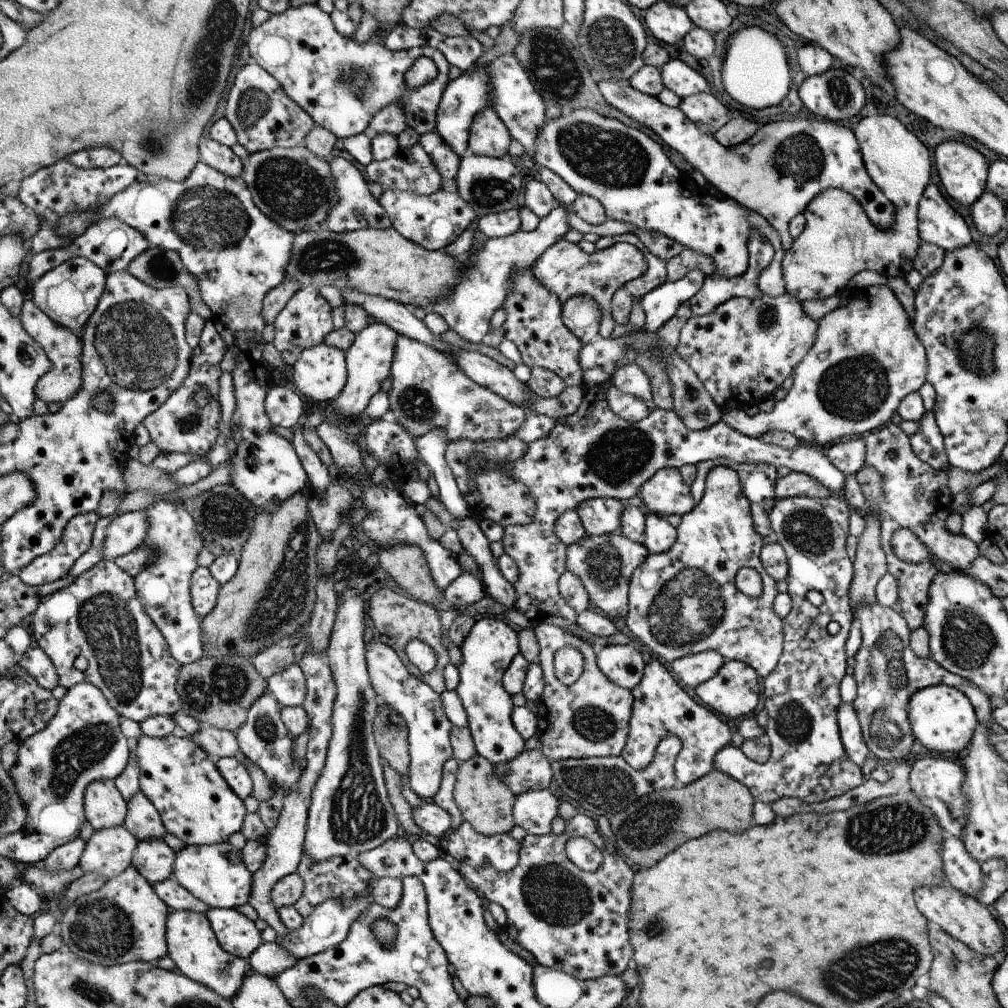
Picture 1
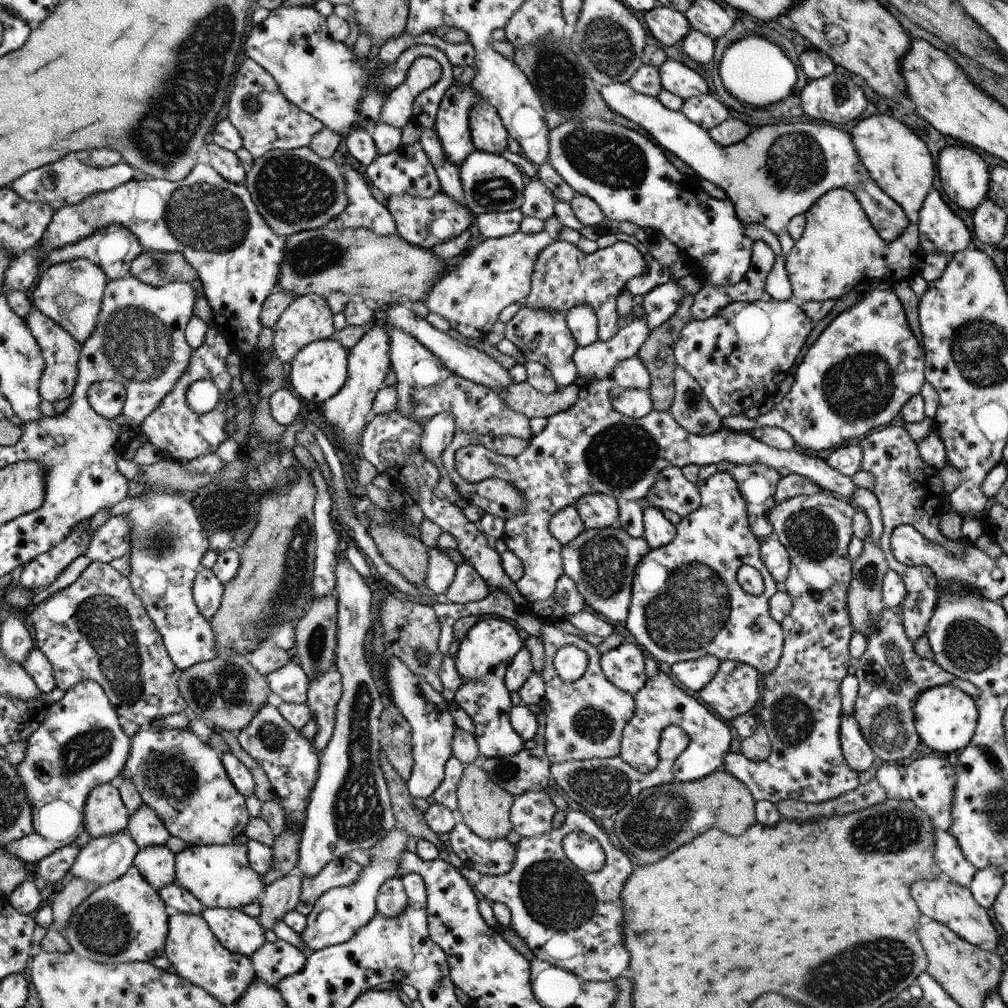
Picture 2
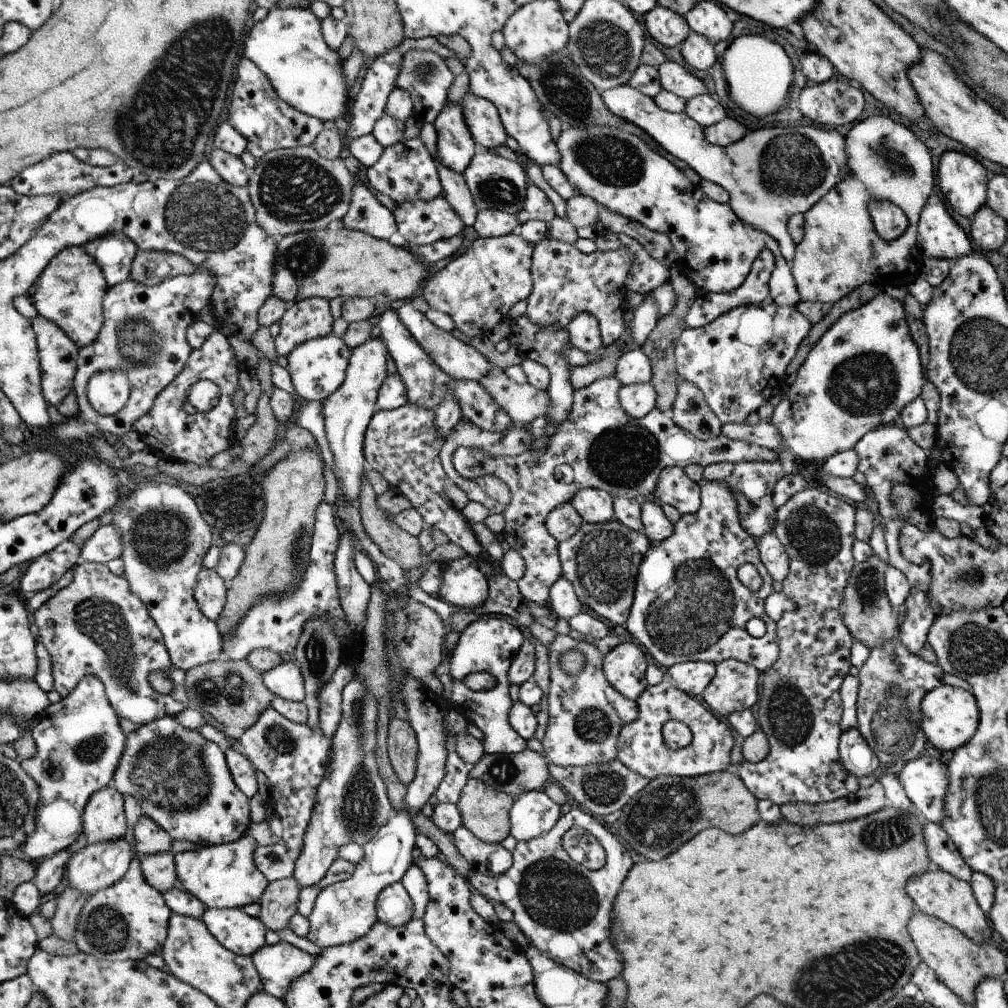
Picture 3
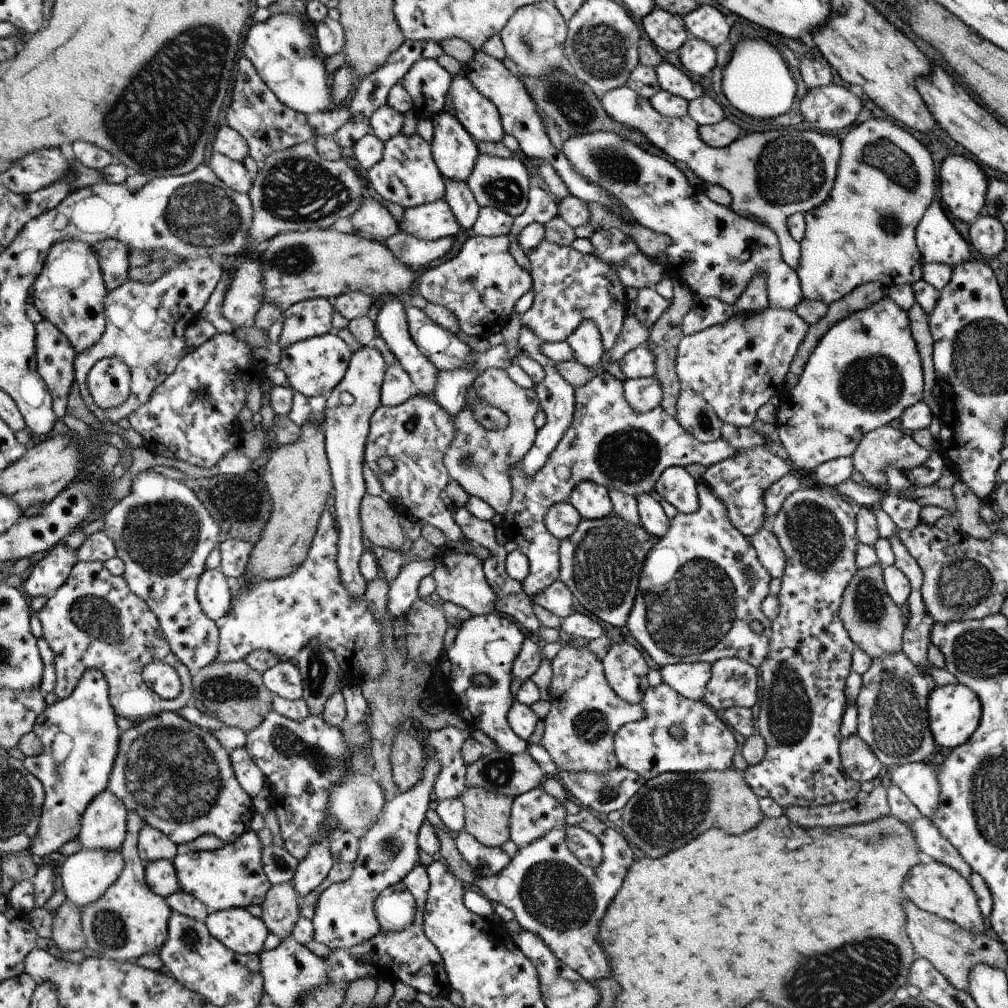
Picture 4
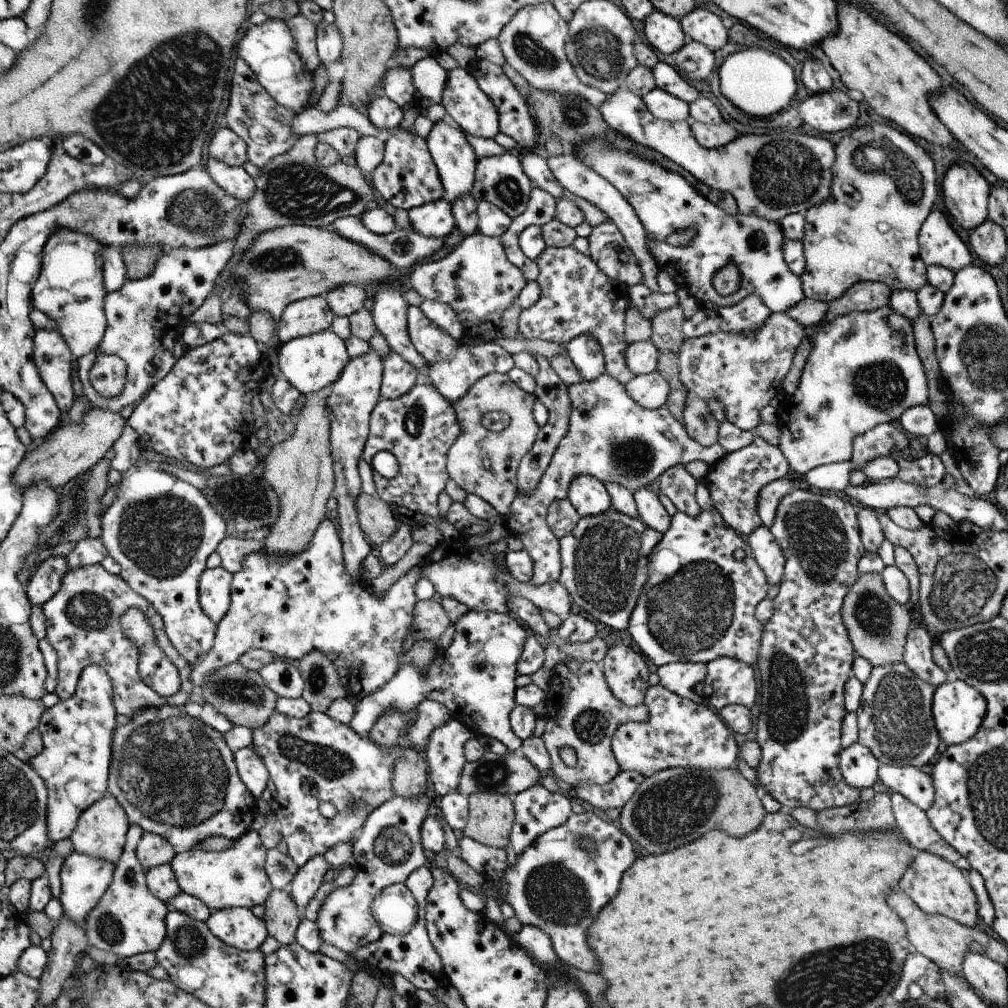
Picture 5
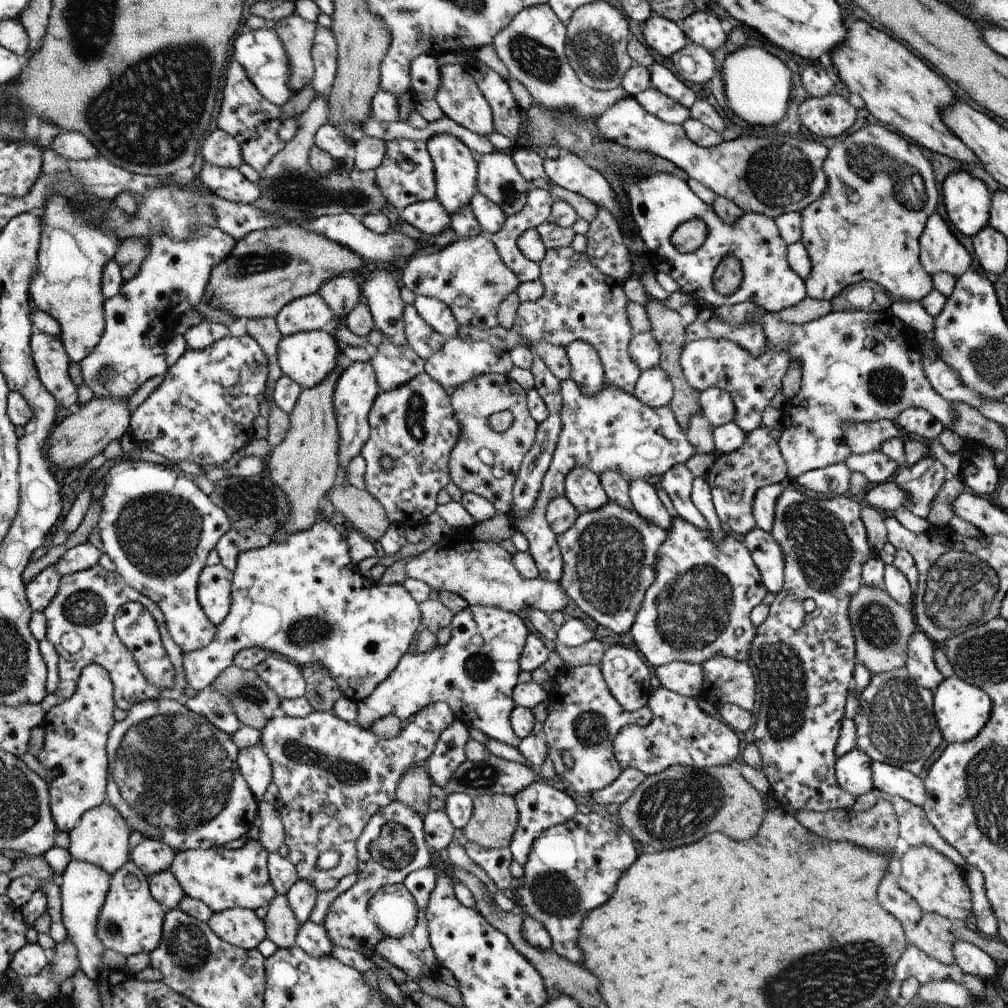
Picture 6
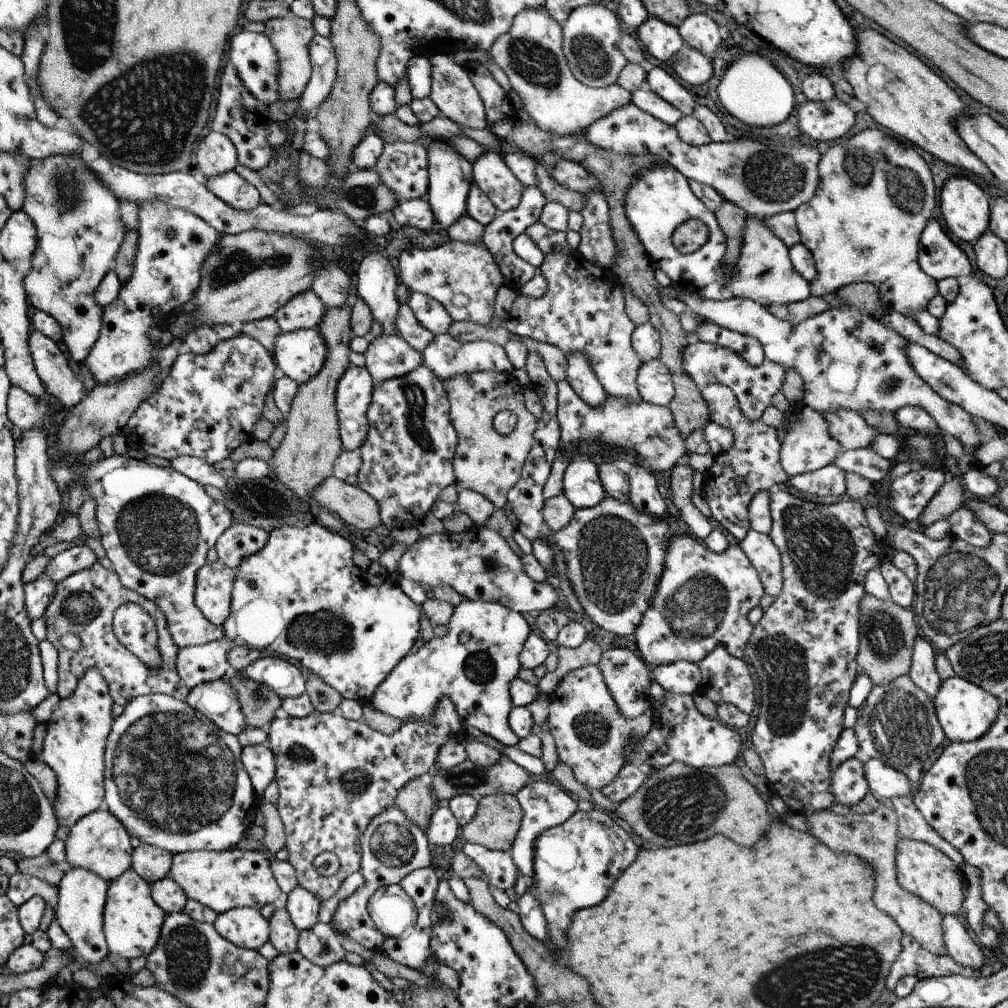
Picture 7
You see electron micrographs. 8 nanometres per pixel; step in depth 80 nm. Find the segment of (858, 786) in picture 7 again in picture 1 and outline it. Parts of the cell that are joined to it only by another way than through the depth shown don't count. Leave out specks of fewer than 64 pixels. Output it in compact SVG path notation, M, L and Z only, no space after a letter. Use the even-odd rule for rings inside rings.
M842 703L837 710L841 741L849 759L859 767L871 756L861 734L861 724L853 703Z

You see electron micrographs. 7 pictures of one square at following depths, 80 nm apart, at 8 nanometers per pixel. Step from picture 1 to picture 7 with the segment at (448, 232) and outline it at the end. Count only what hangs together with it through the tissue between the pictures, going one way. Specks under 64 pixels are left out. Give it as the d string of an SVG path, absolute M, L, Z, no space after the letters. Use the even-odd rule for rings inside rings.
M410 199L399 202L393 209L393 214L402 226L414 226L425 232L439 226L429 200Z

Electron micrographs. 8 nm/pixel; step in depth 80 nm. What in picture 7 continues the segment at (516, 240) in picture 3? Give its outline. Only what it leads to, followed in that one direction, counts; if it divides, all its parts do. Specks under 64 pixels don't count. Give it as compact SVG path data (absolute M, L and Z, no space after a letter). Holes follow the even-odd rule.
M450 241L428 250L413 248L408 252L403 249L398 258L398 268L400 280L412 293L422 293L435 298L446 307L453 321L469 321L486 327L495 316L494 300L498 288L505 285L508 279L501 273L496 258L482 242L470 244Z

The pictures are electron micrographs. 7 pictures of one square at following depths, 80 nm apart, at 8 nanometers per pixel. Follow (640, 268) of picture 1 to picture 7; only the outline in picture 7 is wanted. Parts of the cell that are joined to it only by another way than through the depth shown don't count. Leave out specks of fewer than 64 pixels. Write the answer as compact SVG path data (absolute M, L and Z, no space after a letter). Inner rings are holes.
M573 251L570 253L550 252L548 256L545 256L544 263L539 268L548 282L546 294L538 299L518 296L512 304L512 308L508 310L504 328L516 336L556 346L564 352L566 358L572 352L582 352L588 358L596 378L602 384L602 388L606 390L607 396L624 398L629 402L642 402L636 382L642 362L638 358L638 354L634 352L632 342L636 324L626 314L625 290L616 274L612 273L611 269L586 261L582 255Z

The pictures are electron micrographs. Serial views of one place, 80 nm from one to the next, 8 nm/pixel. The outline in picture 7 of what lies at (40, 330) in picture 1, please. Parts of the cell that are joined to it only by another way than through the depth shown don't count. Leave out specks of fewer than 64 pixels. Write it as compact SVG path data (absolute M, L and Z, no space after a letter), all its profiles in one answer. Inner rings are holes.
M40 331L30 335L34 364L37 365L38 376L42 377L45 389L64 406L72 408L86 396L86 390L82 378L76 378L76 374L62 358L64 347L56 344L56 341Z

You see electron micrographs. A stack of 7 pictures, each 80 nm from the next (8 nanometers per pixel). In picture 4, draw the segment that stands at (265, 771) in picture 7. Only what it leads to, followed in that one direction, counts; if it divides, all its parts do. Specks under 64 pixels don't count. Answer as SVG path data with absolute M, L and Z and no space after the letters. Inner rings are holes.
M243 747L235 748L230 752L233 771L241 787L245 789L251 797L258 796L264 783L267 784L264 773L253 761L253 758L245 751Z

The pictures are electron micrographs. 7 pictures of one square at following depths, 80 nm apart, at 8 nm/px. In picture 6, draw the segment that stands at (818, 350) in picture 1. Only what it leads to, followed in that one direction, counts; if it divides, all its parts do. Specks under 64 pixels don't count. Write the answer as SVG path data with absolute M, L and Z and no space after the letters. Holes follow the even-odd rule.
M681 290L672 292L668 299L662 303L670 309L678 310L689 301L698 309L701 307L712 309L731 325L743 325L748 321L762 323L768 346L775 351L786 349L791 354L791 362L794 359L801 362L801 387L798 394L789 400L789 405L782 409L781 436L777 441L787 464L790 478L797 479L812 469L844 463L852 453L849 444L845 442L843 427L846 423L872 423L880 419L896 422L902 411L912 407L920 407L930 412L937 421L945 426L945 430L949 430L949 426L955 421L952 403L943 399L926 378L920 352L920 339L915 335L916 330L906 323L899 322L890 308L875 313L831 311L815 321L794 325L784 323L775 313L765 311L751 302L710 307L704 302L696 301L690 294Z

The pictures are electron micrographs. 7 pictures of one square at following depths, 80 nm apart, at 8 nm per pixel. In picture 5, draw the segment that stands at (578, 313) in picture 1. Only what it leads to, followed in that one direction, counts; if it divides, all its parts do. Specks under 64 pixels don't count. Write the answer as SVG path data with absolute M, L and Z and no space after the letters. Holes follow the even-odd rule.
M592 333L580 334L566 344L567 355L580 371L584 381L597 379L605 372L605 358L601 344Z

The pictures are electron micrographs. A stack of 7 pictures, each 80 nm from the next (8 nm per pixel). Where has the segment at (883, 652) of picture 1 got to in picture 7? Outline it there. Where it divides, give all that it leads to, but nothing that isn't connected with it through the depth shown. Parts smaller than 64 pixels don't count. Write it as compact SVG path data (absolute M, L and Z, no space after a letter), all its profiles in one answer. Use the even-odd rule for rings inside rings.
M908 675L892 680L892 684L873 686L870 696L857 710L853 729L861 755L880 759L903 772L915 785L922 778L924 762L945 738L934 703Z

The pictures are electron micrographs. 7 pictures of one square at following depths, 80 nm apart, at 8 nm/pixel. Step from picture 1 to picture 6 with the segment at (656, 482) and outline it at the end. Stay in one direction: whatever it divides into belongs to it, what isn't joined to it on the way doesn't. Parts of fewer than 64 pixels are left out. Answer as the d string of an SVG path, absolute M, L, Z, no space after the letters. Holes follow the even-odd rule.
M678 463L659 478L657 487L666 491L678 515L690 521L695 527L708 529L706 519L690 499L694 478L684 463Z

